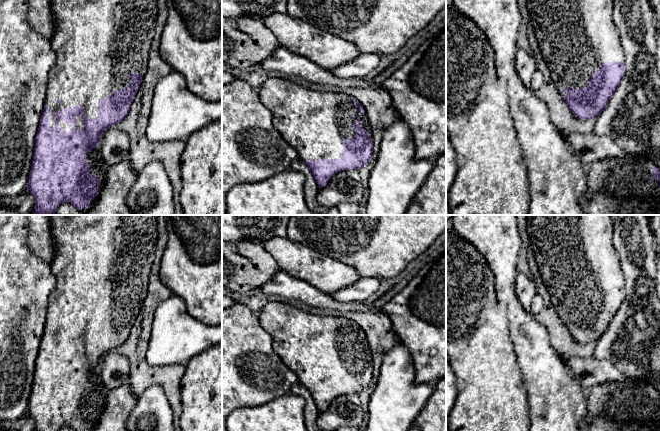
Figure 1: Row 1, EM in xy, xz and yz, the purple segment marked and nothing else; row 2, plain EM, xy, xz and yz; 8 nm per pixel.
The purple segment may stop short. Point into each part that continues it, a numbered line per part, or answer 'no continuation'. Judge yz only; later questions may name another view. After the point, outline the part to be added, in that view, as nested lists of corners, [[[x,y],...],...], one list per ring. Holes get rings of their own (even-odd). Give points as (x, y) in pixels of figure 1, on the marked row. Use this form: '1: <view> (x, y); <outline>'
1: yz (575, 37); [[[527,0],[529,23],[535,30],[540,55],[548,65],[550,77],[562,96],[567,88],[579,89],[589,85],[595,70],[600,70],[603,62],[624,62],[624,51],[620,35],[612,22],[613,0]]]

